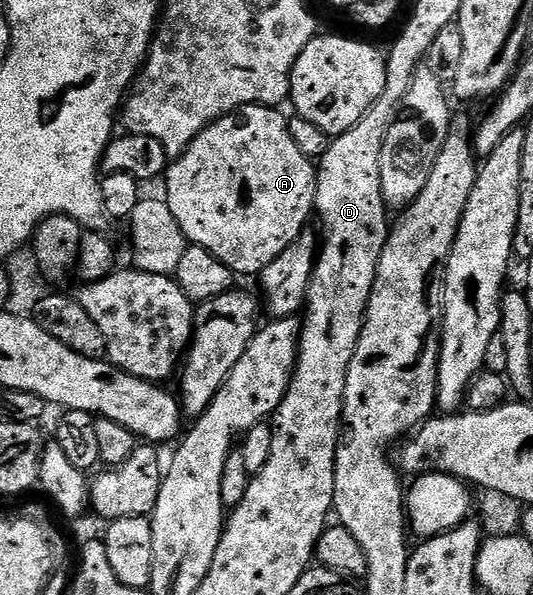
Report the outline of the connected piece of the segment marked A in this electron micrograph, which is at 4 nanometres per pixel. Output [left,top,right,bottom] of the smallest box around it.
[163,106,318,276]

